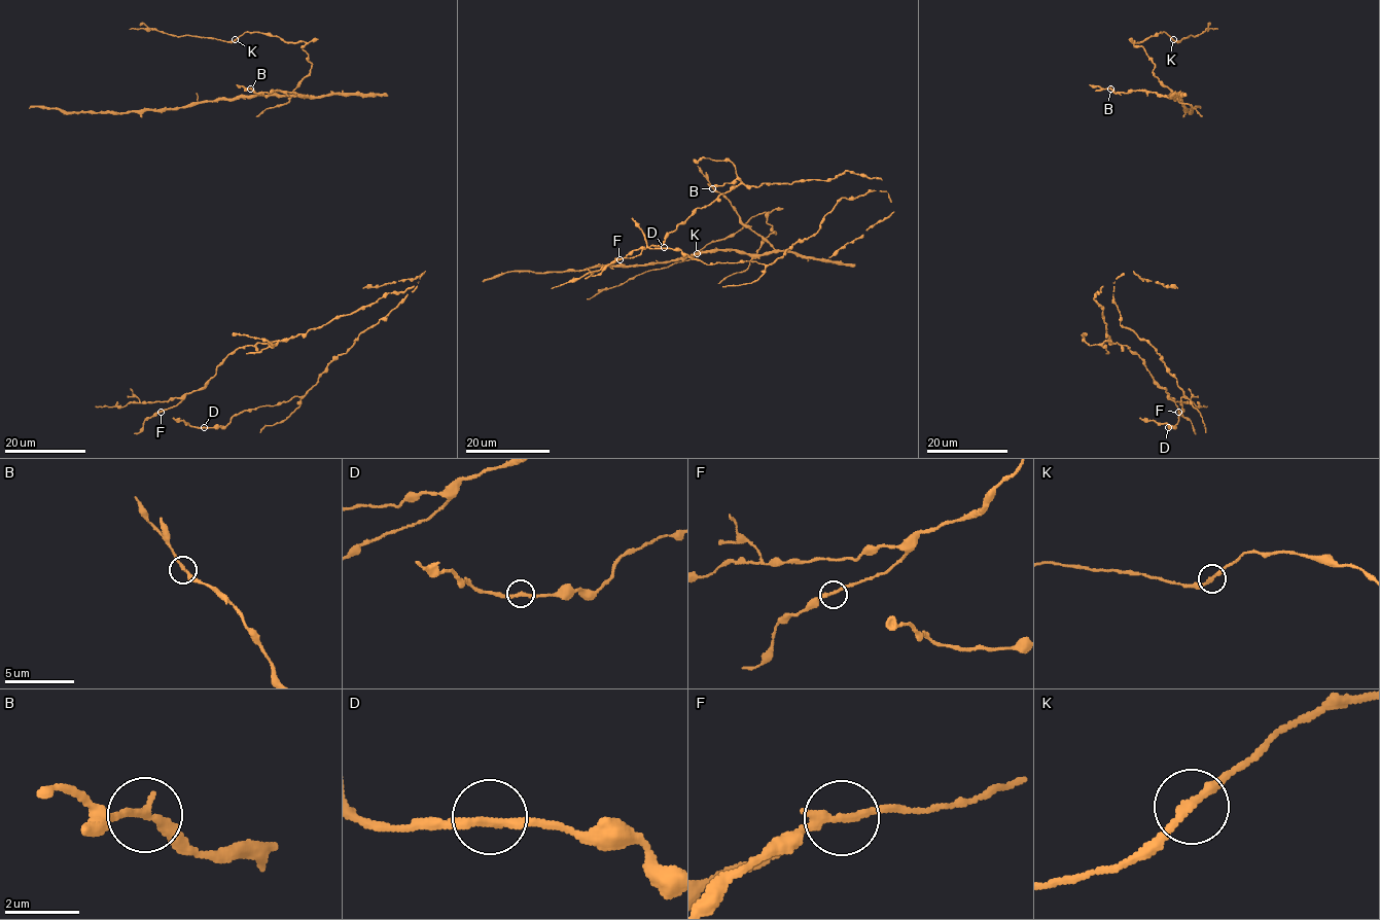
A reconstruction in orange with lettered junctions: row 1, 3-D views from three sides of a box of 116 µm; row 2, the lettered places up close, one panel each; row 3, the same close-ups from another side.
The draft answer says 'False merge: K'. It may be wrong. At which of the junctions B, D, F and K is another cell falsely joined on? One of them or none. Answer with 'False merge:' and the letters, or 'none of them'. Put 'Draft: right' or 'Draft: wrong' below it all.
False merge: none of them
Draft: wrong

